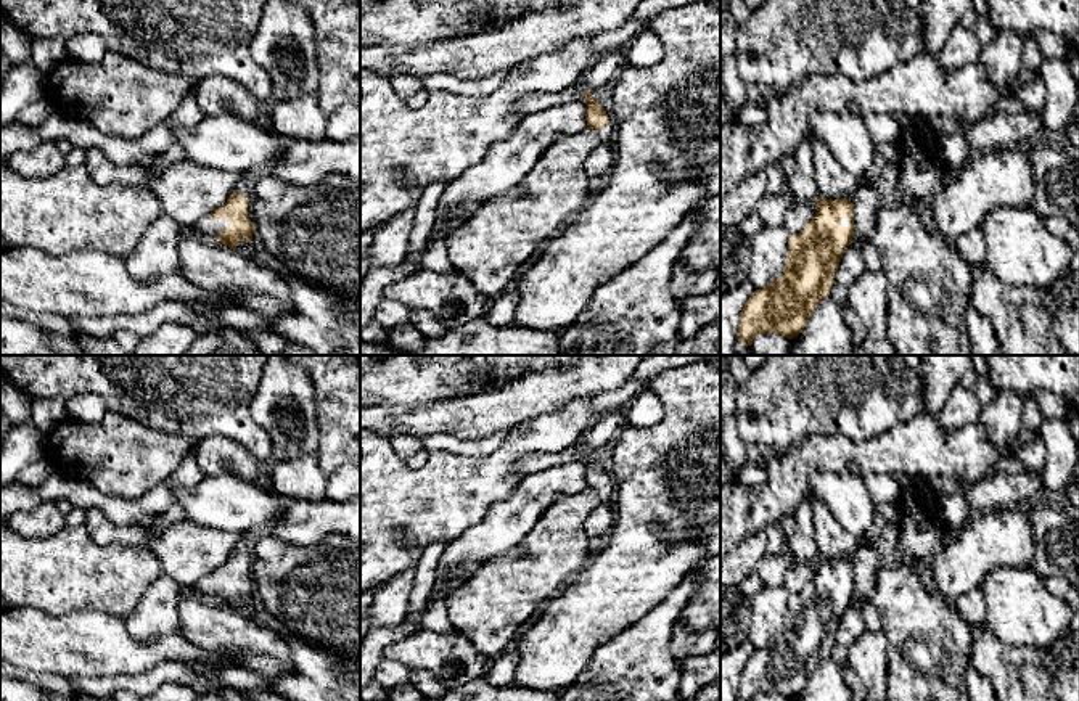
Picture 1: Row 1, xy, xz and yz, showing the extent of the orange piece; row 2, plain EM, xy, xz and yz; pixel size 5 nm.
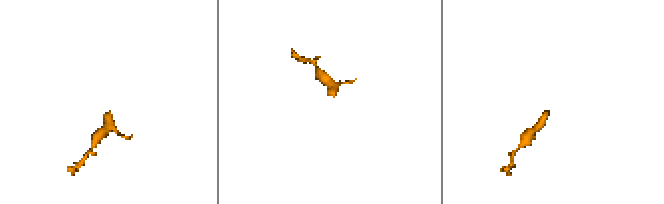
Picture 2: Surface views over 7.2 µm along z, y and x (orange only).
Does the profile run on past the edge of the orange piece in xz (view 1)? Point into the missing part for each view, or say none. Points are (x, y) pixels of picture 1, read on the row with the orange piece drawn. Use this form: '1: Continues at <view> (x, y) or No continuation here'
1: Continues at xz (607, 135)

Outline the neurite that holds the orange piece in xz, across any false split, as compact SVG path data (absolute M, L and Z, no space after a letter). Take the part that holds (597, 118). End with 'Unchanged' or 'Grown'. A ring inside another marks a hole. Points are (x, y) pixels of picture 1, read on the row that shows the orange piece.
M585 92L582 98L589 106L585 114L589 129L598 135L600 143L614 145L614 127L611 116L606 114L605 108L590 92Z. Grown

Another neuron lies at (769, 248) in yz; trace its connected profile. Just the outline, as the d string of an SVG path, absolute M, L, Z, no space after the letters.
M767 227L749 236L751 264L748 280L762 289L782 277L786 267L790 233L785 227Z

